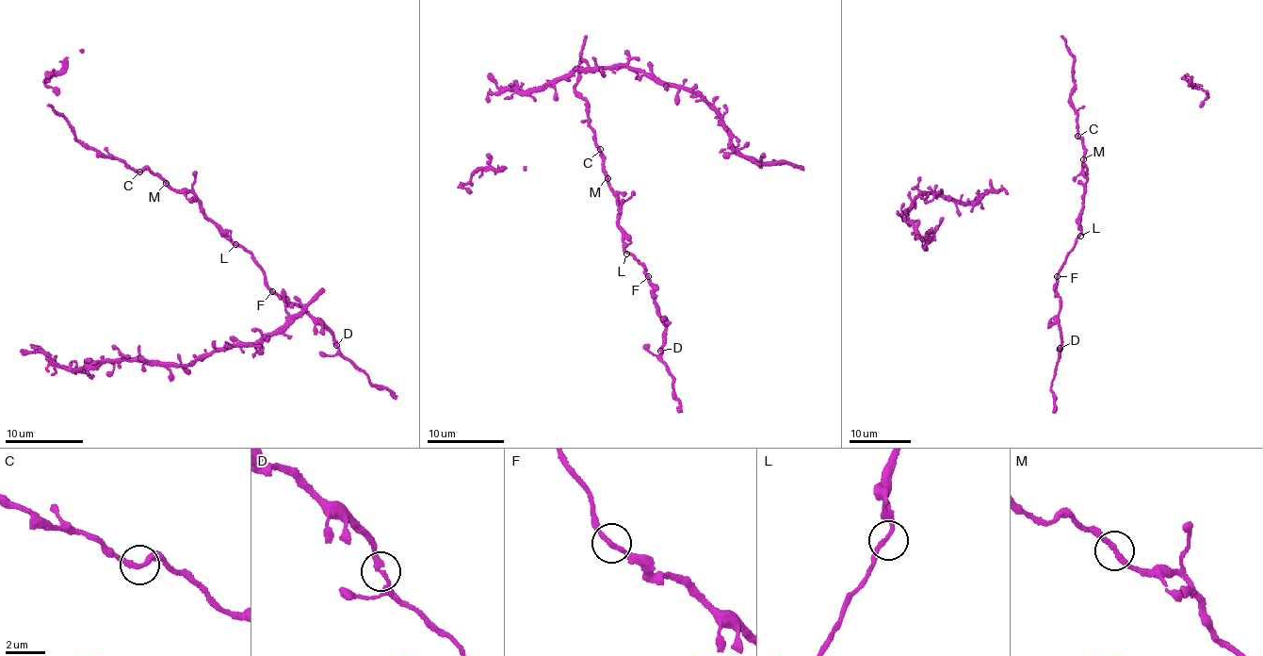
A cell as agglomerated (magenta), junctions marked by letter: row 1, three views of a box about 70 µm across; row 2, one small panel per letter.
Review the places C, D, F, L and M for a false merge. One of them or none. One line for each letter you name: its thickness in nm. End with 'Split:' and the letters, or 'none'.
C: 240 nm thick
Split: C

